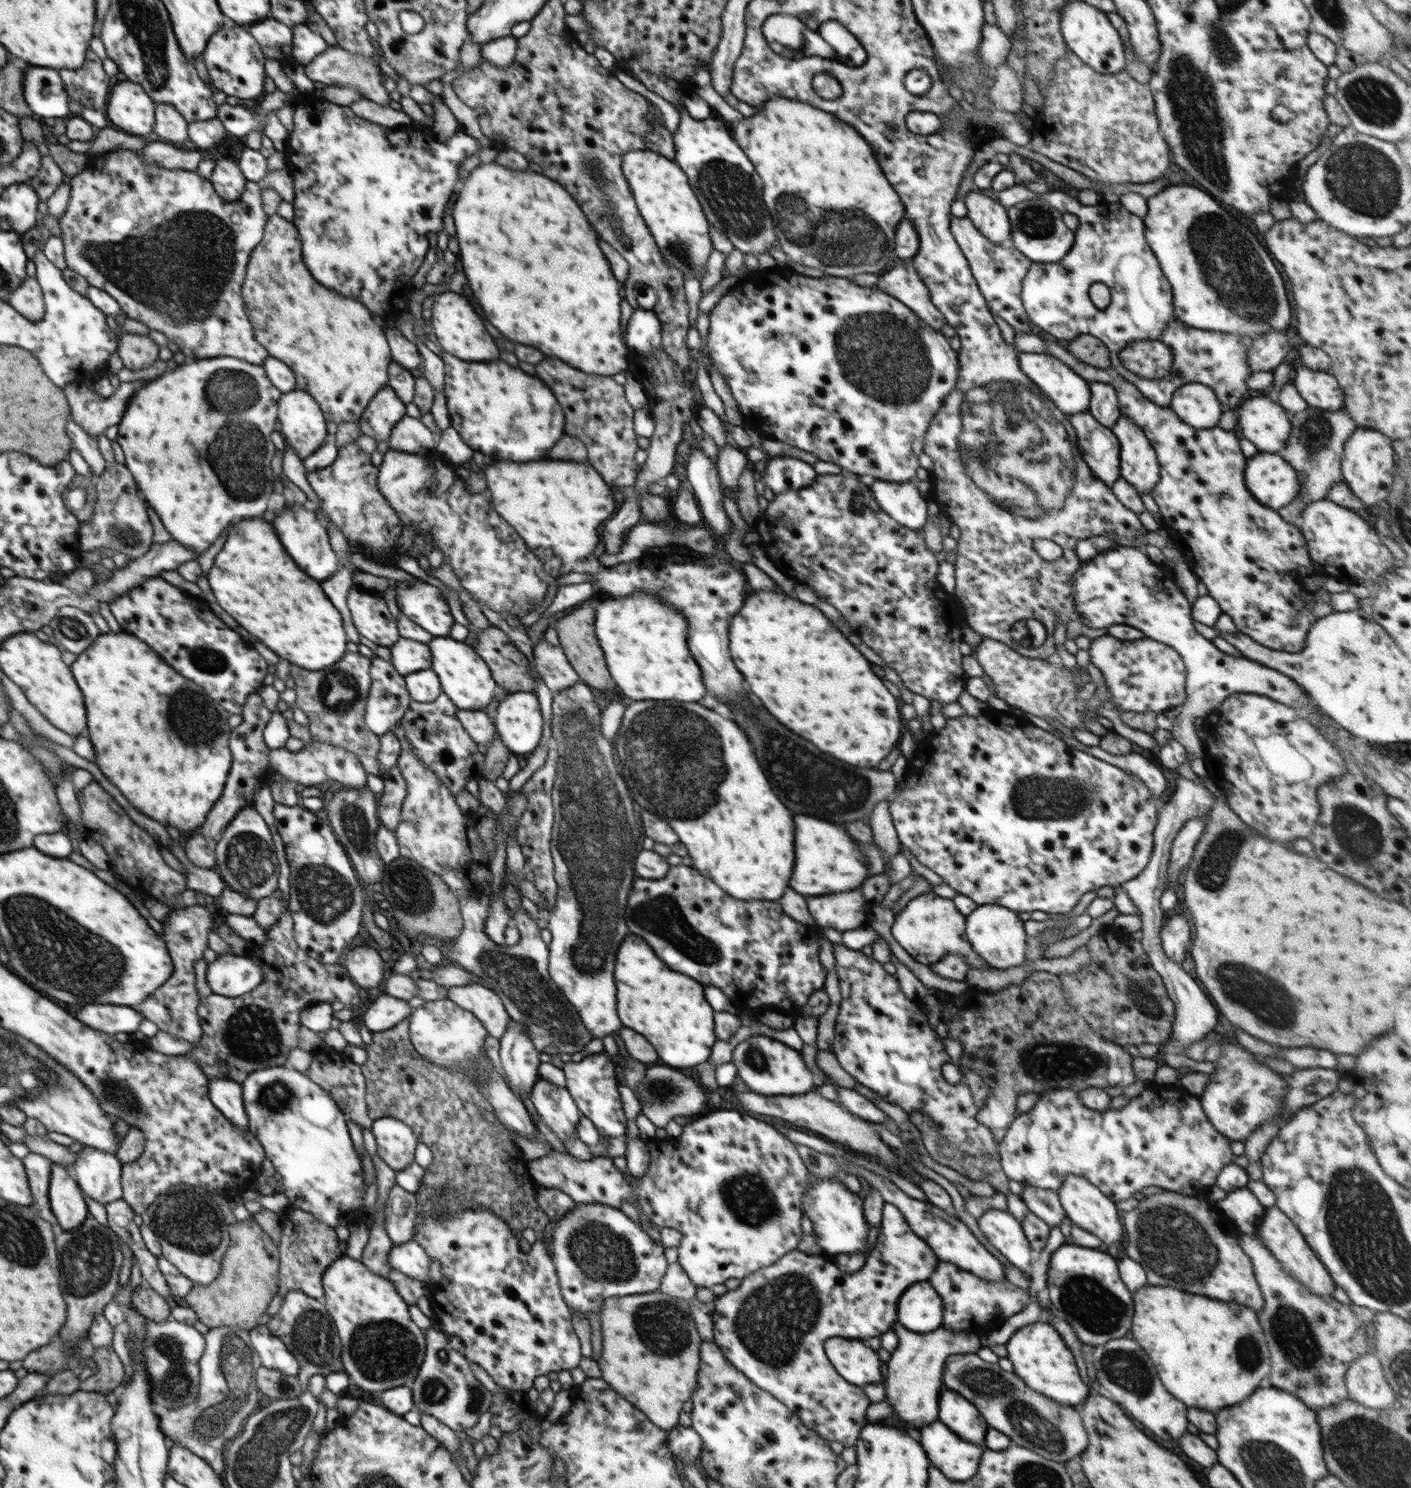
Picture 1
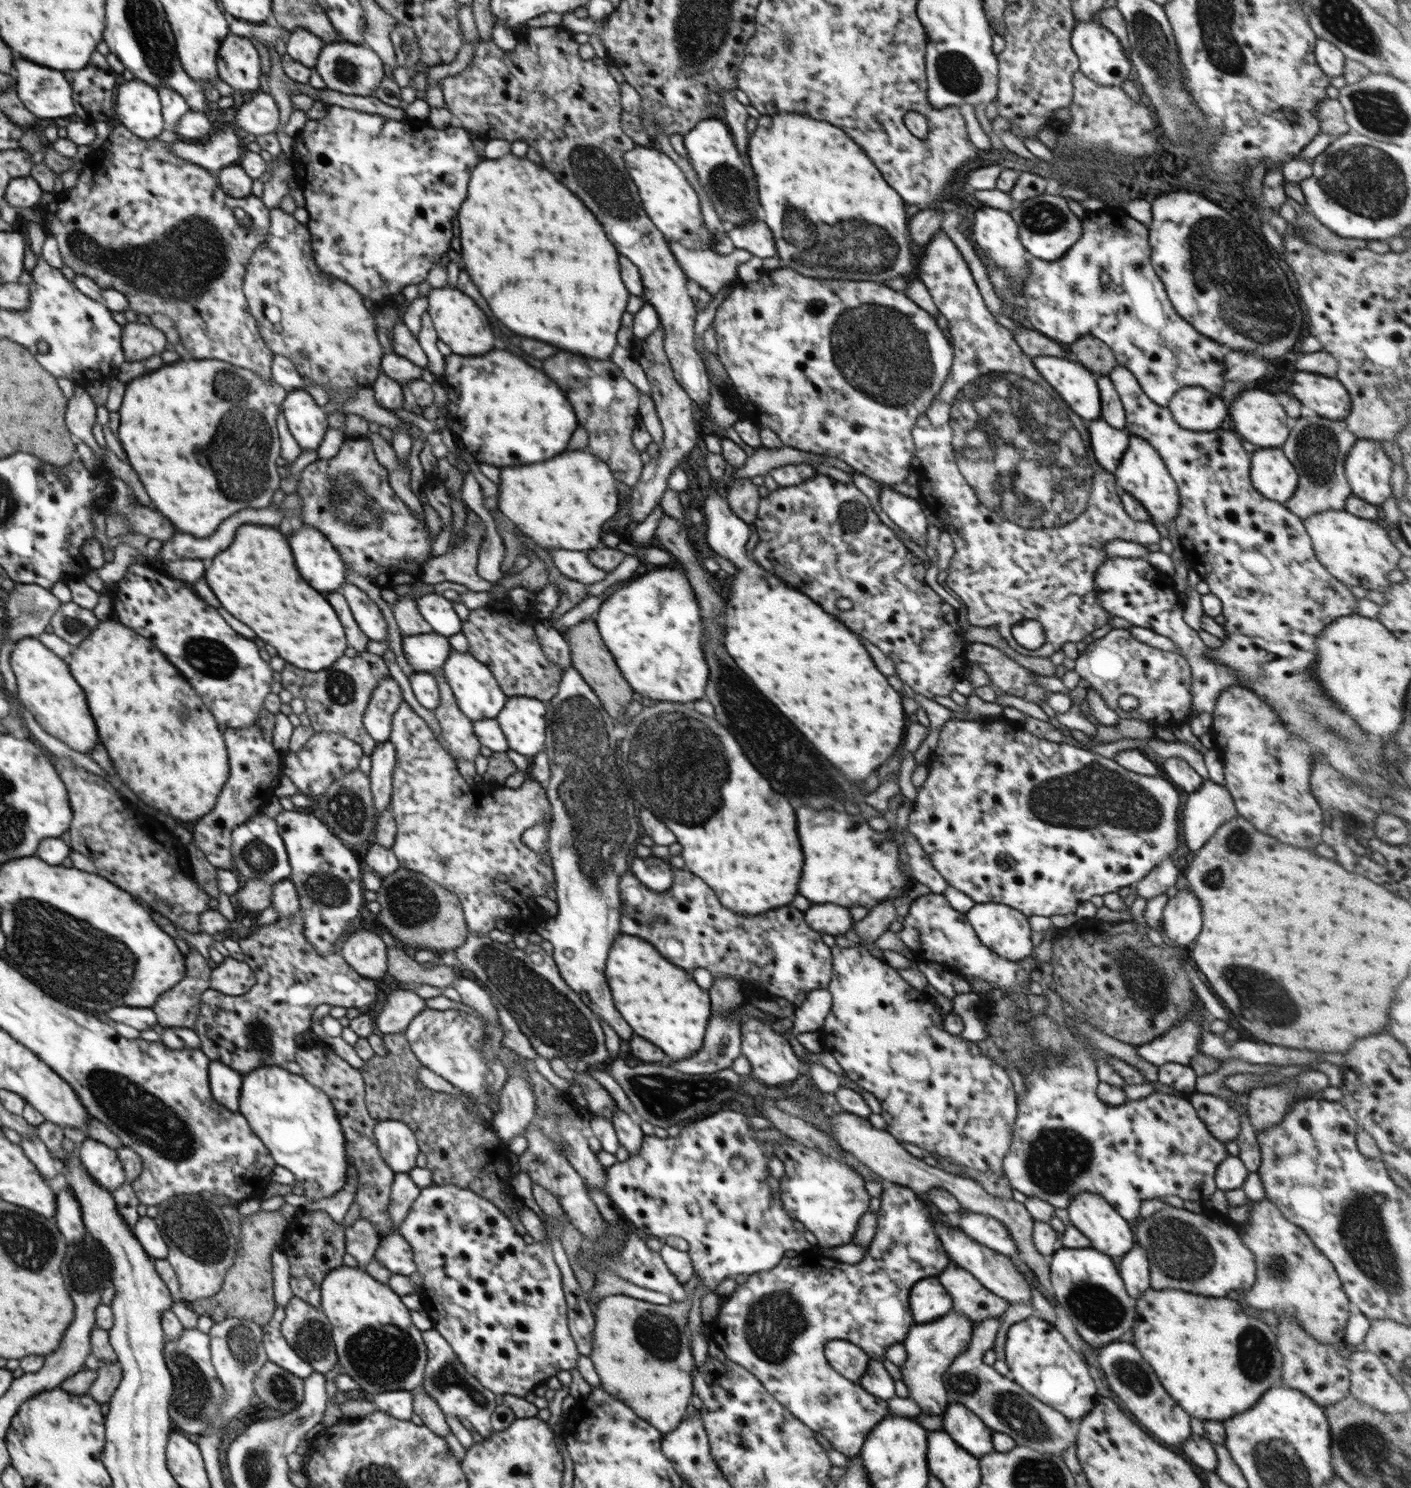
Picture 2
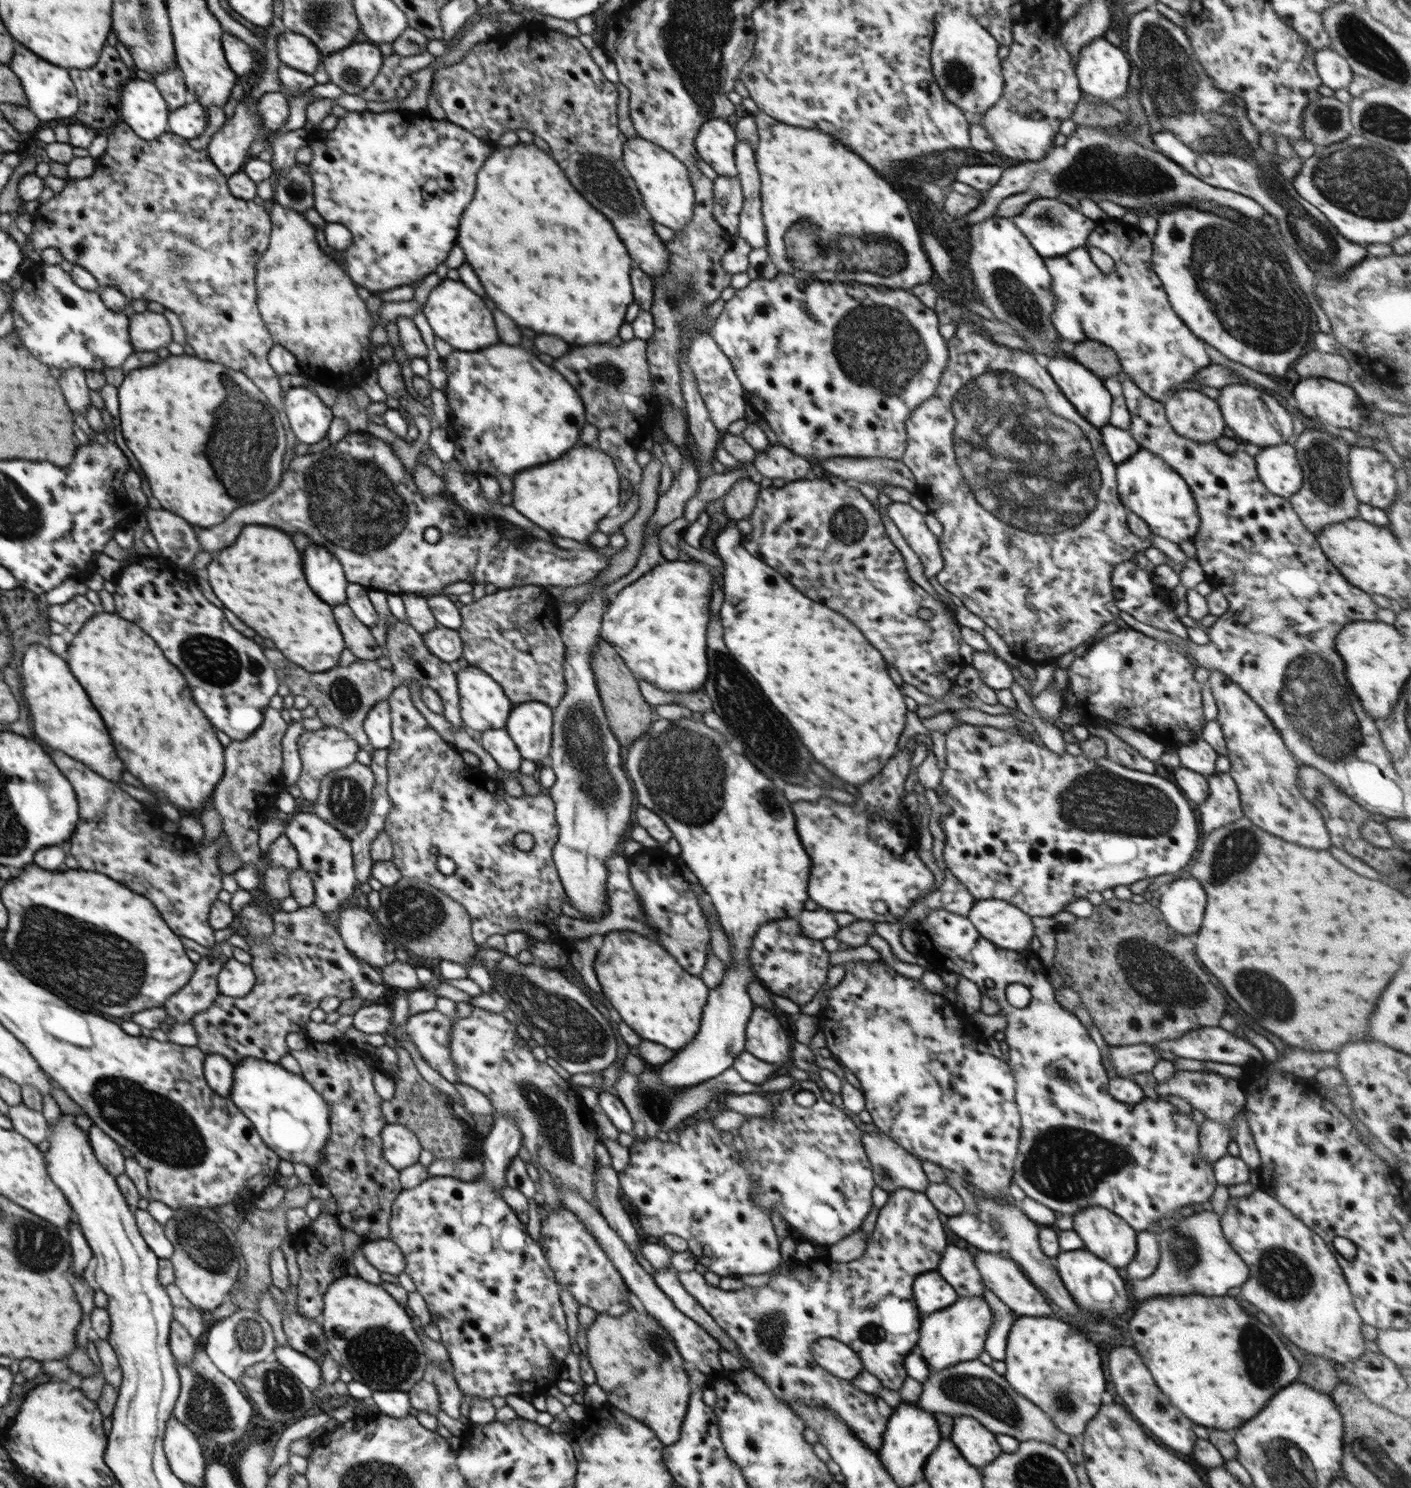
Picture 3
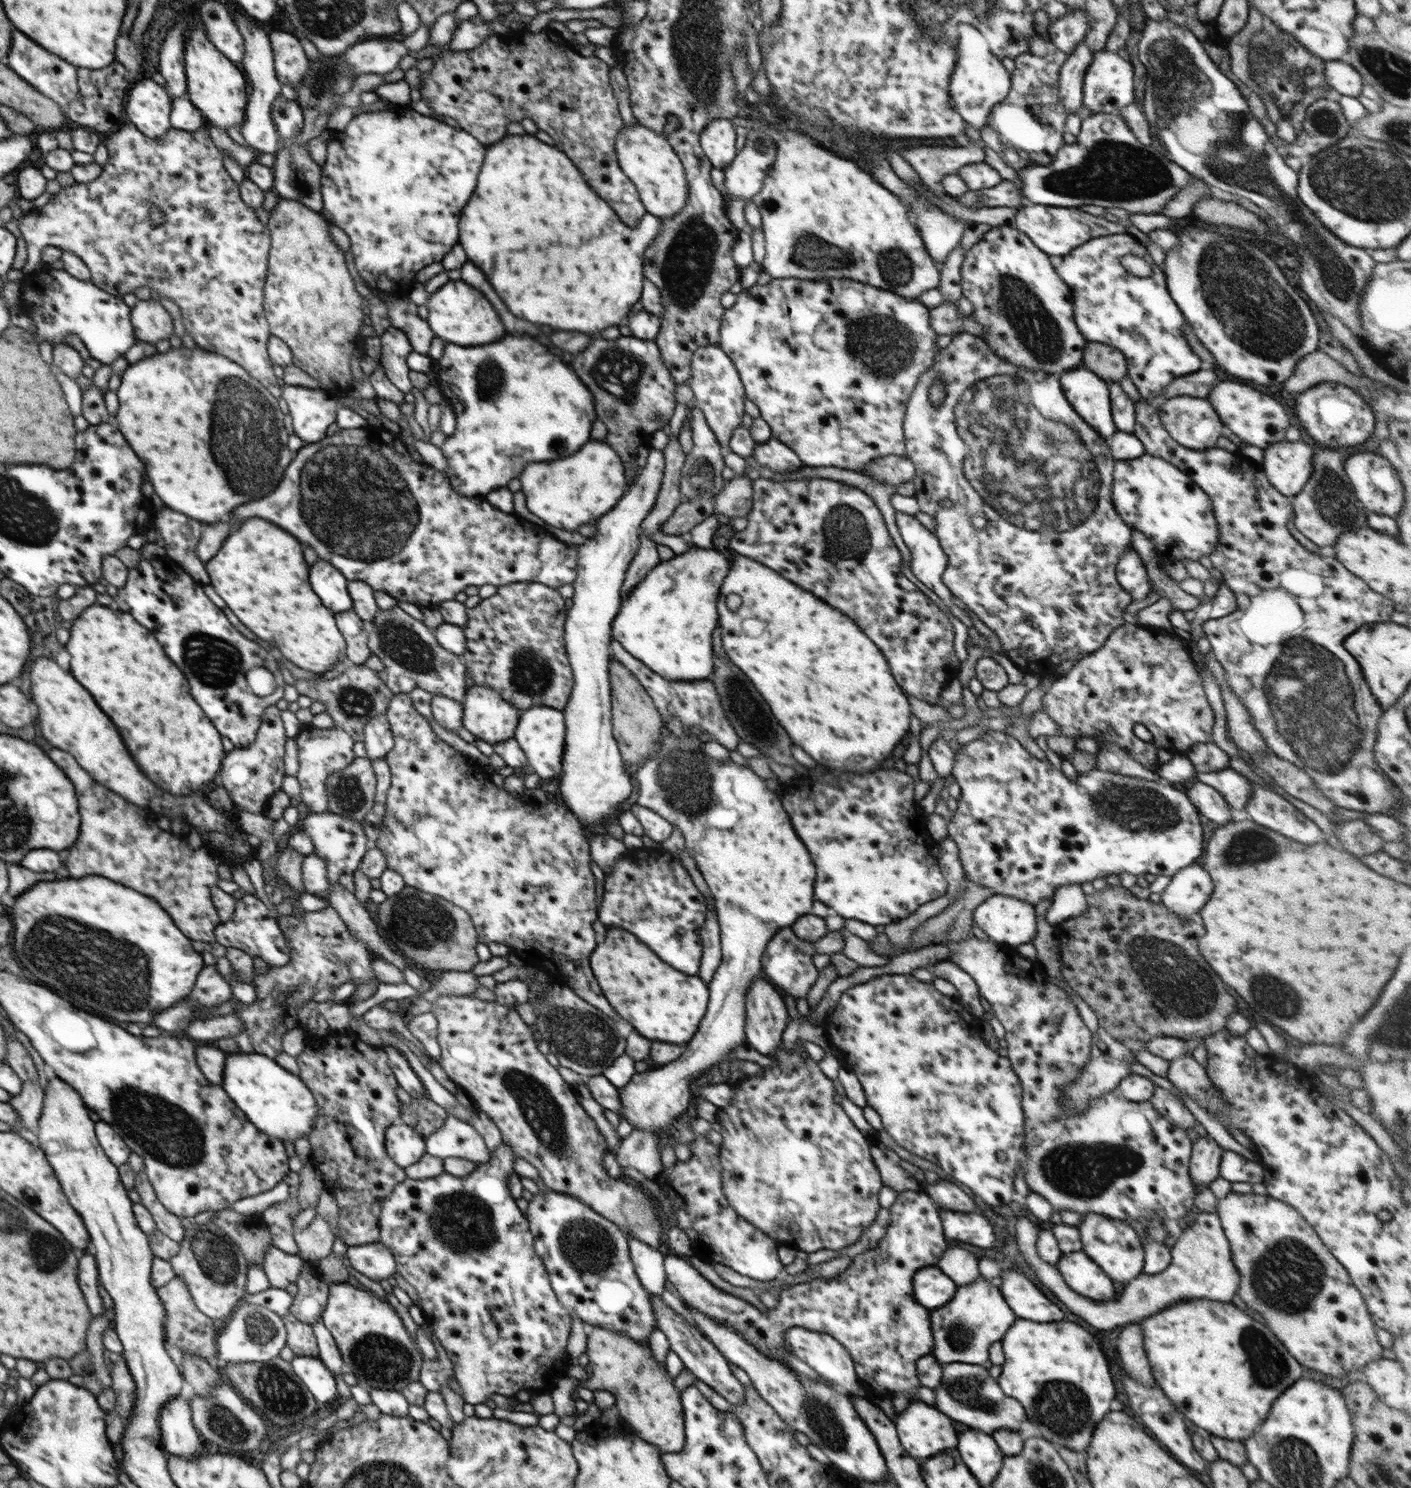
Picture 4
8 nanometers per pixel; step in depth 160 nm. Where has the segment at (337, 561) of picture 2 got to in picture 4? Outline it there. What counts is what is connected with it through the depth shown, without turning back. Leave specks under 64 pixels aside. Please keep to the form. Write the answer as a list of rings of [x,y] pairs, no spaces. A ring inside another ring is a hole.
[[[320,560],[310,568],[310,584],[314,592],[333,613],[353,608],[348,583],[349,580],[327,560]]]

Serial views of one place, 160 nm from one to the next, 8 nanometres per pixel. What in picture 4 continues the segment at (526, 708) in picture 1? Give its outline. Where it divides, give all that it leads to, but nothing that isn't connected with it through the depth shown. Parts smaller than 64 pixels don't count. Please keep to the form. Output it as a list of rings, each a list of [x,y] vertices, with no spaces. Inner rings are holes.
[[[548,706],[532,707],[521,712],[519,716],[513,740],[525,752],[527,761],[541,778],[542,783],[553,778],[559,778],[563,769],[564,735],[566,735],[566,726],[564,724],[564,713]]]

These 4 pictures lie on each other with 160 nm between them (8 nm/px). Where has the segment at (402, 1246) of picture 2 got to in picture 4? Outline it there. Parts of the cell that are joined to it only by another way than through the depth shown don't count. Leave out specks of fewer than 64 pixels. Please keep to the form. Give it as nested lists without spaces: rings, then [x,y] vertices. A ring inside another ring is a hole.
[[[380,1241],[350,1246],[346,1254],[350,1266],[368,1278],[380,1280],[392,1276],[397,1271],[394,1255]]]

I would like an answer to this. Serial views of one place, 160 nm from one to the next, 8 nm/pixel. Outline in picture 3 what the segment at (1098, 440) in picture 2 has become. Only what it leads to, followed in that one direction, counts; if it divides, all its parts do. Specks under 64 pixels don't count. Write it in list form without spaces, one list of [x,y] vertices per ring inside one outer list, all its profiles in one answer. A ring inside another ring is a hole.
[[[1107,424],[1100,428],[1103,443],[1114,465],[1120,465],[1136,454],[1141,446],[1129,431]]]

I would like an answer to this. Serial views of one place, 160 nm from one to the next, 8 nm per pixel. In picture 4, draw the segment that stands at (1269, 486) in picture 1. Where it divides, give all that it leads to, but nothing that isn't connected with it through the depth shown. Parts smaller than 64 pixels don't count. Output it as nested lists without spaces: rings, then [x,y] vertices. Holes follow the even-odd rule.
[[[1284,442],[1264,449],[1264,474],[1284,496],[1298,494],[1312,476],[1312,450],[1304,442]]]

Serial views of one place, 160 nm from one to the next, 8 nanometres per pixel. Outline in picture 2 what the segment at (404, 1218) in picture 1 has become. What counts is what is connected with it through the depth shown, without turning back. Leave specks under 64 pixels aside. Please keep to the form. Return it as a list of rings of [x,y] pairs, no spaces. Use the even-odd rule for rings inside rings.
[[[408,1173],[396,1174],[390,1192],[390,1204],[388,1216],[394,1224],[393,1233],[398,1233],[398,1226],[404,1222],[408,1210],[412,1208],[413,1202],[418,1198],[421,1190],[410,1180]]]

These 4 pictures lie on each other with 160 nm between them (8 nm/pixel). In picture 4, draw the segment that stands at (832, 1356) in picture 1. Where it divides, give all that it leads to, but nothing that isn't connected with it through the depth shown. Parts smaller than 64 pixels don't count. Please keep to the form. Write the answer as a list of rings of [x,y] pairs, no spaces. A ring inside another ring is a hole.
[[[792,1327],[785,1334],[785,1346],[790,1353],[803,1360],[810,1368],[813,1368],[821,1378],[845,1388],[848,1394],[865,1396],[864,1390],[859,1384],[860,1378],[855,1371],[854,1359],[851,1354],[848,1354],[846,1347],[828,1333],[814,1332],[802,1327]]]

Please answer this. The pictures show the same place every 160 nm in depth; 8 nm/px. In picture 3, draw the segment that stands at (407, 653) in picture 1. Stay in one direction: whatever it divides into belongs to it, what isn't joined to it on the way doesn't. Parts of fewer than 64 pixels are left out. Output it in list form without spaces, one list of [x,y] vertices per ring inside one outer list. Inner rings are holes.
[[[437,626],[423,634],[423,641],[425,647],[445,663],[456,665],[457,660],[463,656],[463,642],[458,631]]]

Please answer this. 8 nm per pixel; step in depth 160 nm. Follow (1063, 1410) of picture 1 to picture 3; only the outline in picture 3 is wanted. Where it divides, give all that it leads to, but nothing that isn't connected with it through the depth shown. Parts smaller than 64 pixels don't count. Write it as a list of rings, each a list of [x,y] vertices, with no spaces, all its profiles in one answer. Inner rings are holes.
[[[980,1359],[959,1362],[958,1364],[934,1369],[929,1378],[923,1382],[923,1391],[918,1402],[912,1405],[922,1410],[936,1413],[943,1412],[951,1417],[971,1416],[994,1434],[1007,1434],[1019,1441],[1037,1440],[1054,1444],[1052,1434],[1056,1426],[1046,1414],[1022,1398],[1008,1381],[996,1373],[992,1367],[984,1365]]]

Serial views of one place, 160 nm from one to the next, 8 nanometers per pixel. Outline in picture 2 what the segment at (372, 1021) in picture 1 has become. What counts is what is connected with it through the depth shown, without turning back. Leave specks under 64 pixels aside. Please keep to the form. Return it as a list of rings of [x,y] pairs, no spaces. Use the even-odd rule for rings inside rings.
[[[405,989],[390,991],[382,1011],[376,1017],[376,1032],[379,1034],[405,1032],[410,1021],[425,1008],[425,999],[420,998],[414,991]]]

